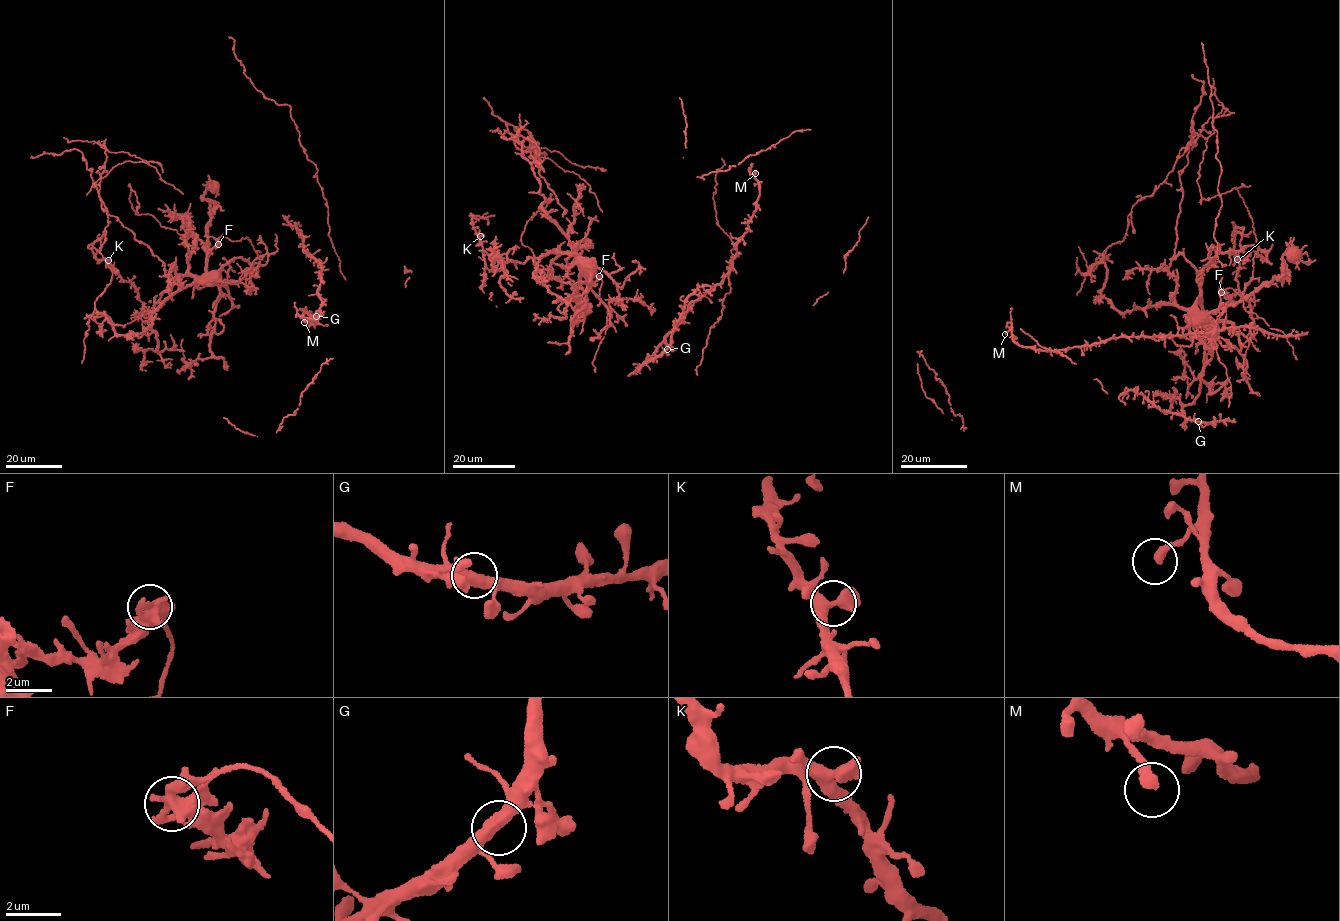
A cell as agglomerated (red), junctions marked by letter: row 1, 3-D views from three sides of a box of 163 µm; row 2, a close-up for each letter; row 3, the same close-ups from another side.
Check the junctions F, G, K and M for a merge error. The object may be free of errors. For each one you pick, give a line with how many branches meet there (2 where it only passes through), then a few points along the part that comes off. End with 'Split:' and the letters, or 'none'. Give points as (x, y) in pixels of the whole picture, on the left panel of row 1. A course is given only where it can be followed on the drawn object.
F: 1 | (218, 244), (143, 334), (117, 334), (98, 312), (112, 272), (99, 252), (105, 152), (146, 160), (183, 194)
Split: F

